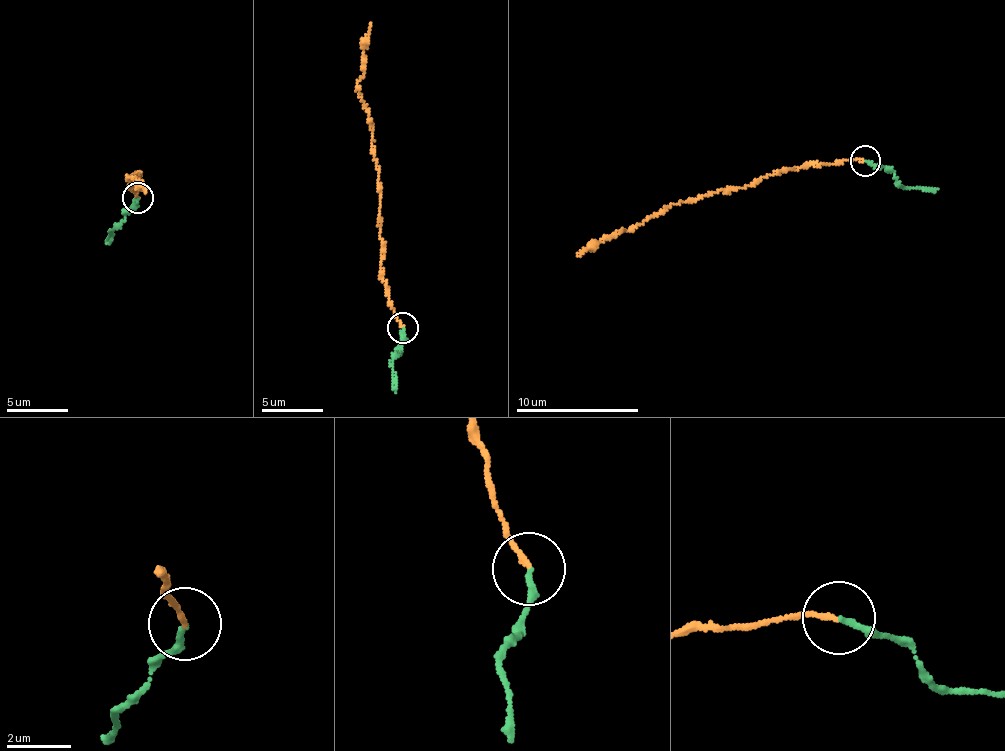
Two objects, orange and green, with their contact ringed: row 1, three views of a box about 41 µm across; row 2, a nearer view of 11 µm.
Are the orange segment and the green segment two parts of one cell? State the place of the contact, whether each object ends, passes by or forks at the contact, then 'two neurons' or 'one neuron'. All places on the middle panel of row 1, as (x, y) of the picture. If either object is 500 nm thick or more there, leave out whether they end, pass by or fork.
at (403, 328); orange ends there; green ends there; one neuron

